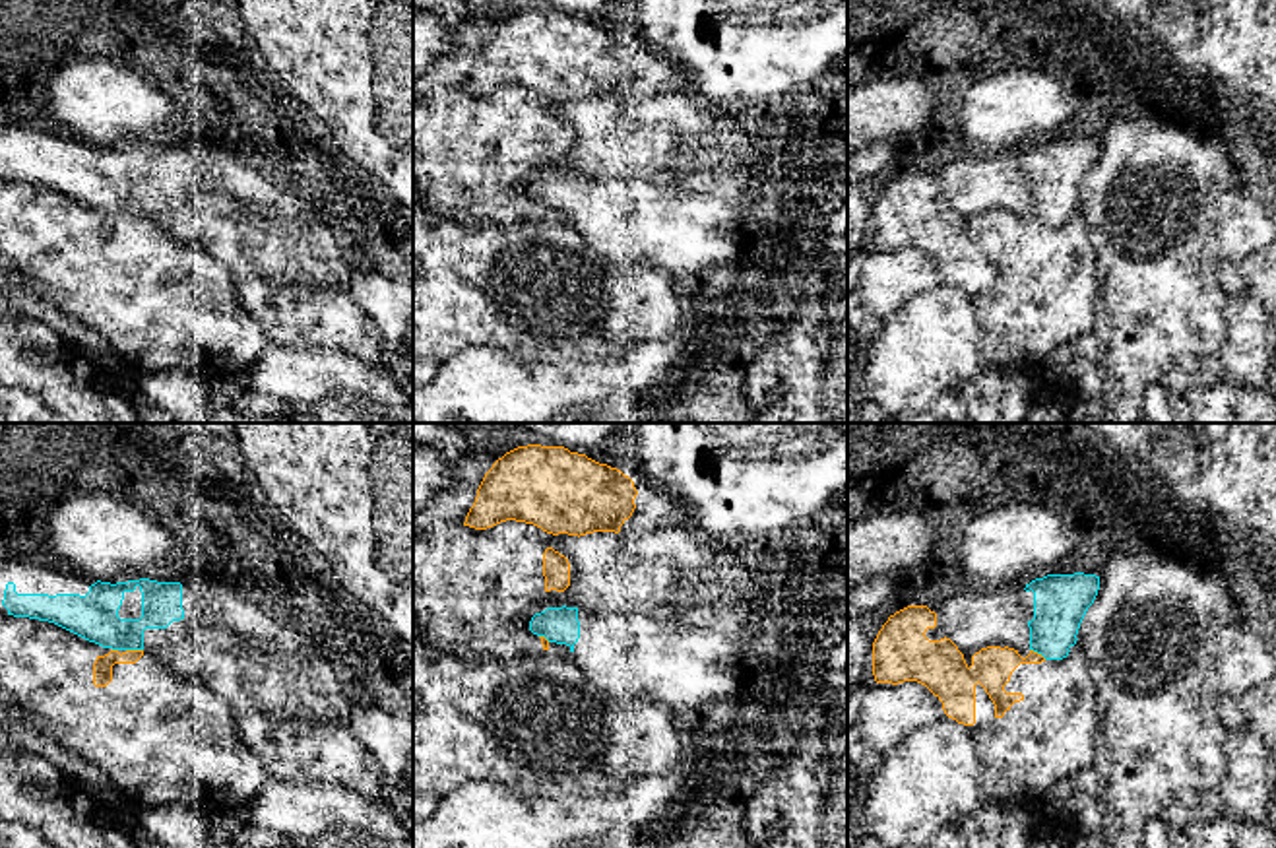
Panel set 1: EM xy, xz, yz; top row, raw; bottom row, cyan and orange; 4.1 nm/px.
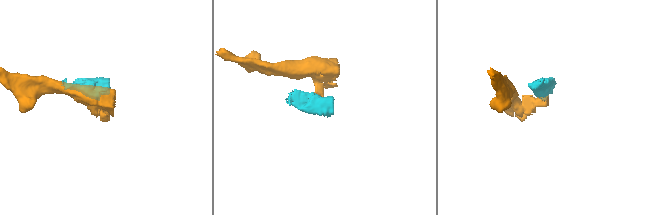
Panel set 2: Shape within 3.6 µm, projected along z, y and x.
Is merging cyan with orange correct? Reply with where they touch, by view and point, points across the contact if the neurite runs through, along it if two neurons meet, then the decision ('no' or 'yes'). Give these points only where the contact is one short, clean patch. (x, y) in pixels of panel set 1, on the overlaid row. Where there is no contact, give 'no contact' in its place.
meets cyan in xy at (134, 649); no

